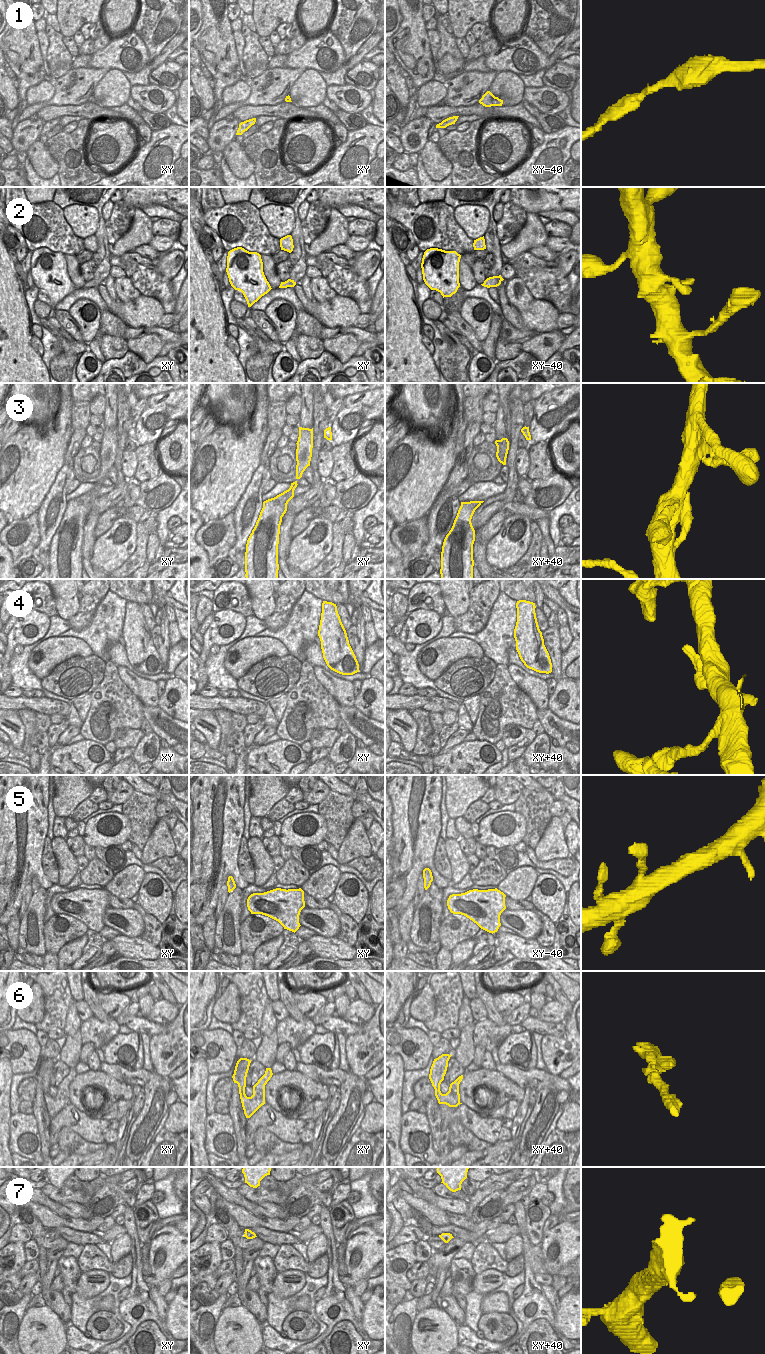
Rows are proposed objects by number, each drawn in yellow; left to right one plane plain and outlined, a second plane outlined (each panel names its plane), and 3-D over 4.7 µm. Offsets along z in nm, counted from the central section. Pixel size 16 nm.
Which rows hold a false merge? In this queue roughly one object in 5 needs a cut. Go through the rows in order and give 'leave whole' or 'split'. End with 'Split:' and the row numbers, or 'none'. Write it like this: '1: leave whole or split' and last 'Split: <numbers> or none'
1: leave whole
2: leave whole
3: leave whole
4: leave whole
5: leave whole
6: leave whole
7: leave whole
Split: none

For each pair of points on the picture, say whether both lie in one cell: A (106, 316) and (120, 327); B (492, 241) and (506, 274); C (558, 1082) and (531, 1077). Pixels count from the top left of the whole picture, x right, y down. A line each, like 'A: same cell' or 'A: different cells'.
A: same cell
B: different cells
C: same cell

